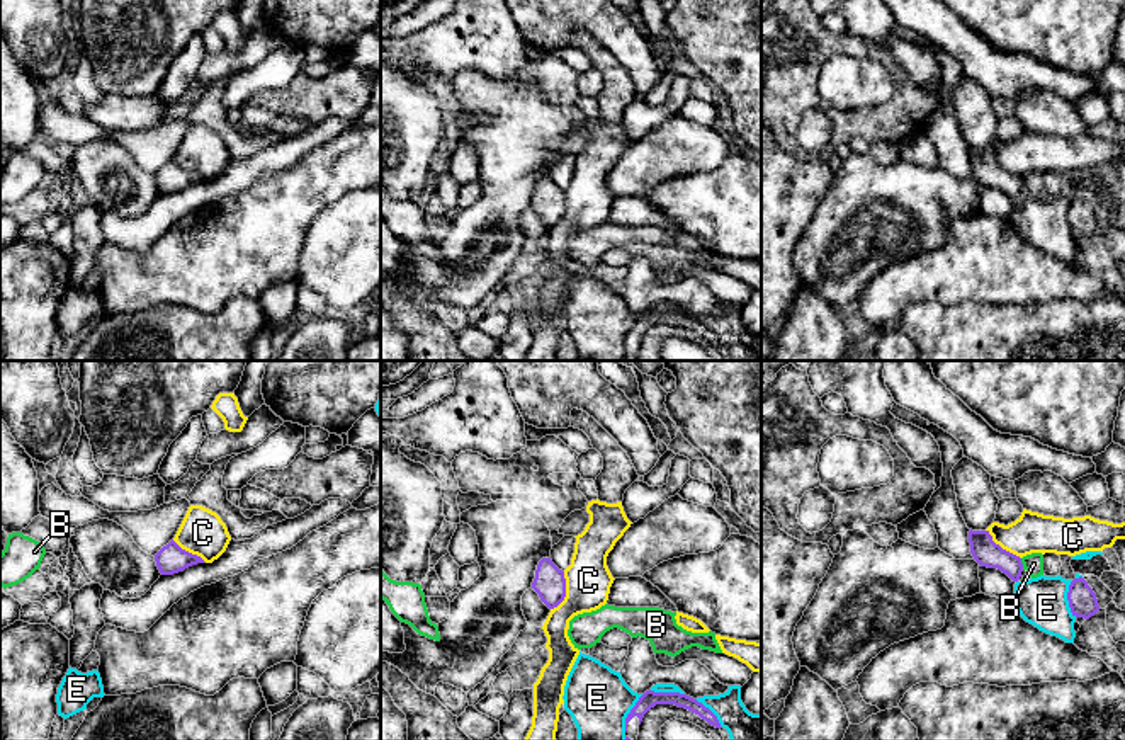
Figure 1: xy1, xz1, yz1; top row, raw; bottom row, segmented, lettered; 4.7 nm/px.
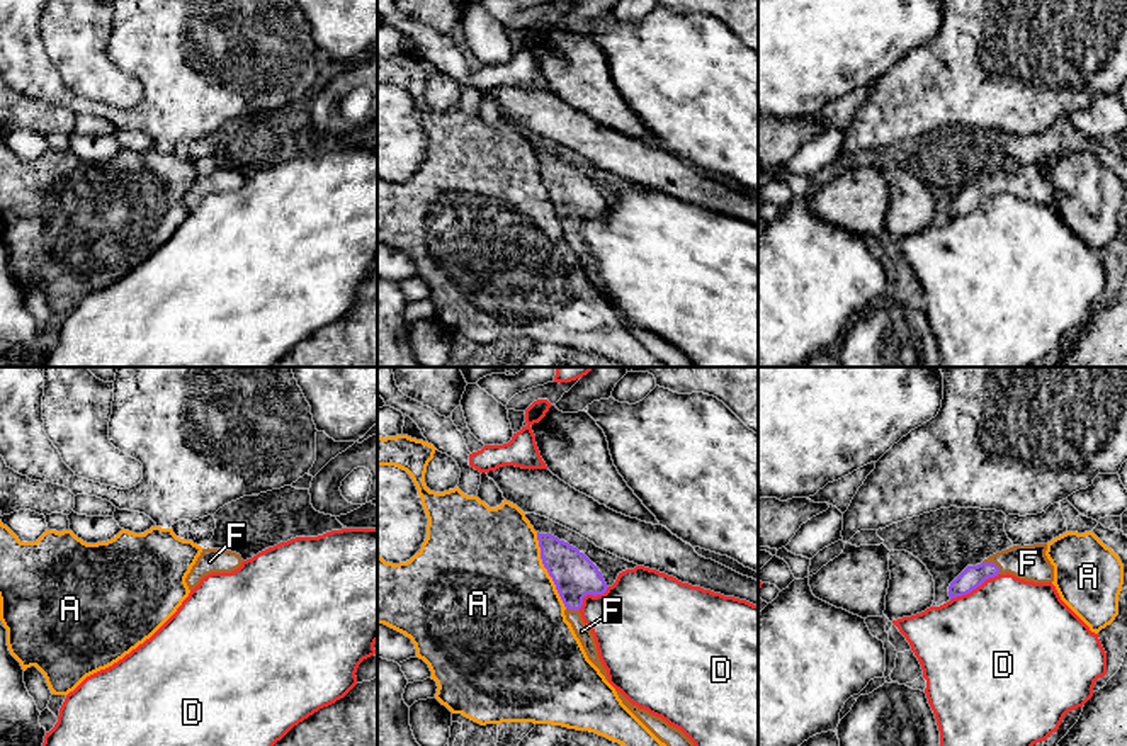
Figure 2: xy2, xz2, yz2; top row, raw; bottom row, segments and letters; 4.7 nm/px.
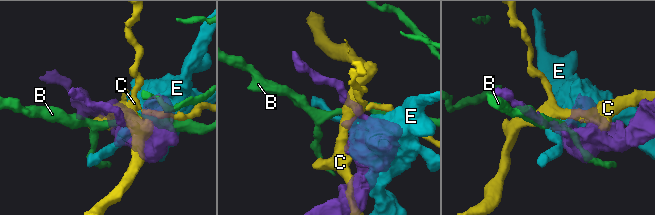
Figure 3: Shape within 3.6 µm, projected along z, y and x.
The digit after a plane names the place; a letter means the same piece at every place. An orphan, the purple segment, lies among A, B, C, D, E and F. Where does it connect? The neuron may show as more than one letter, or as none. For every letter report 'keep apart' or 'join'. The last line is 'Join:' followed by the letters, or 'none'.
A: keep apart
B: keep apart
C: keep apart
D: keep apart
E: keep apart
F: join
Join: F

